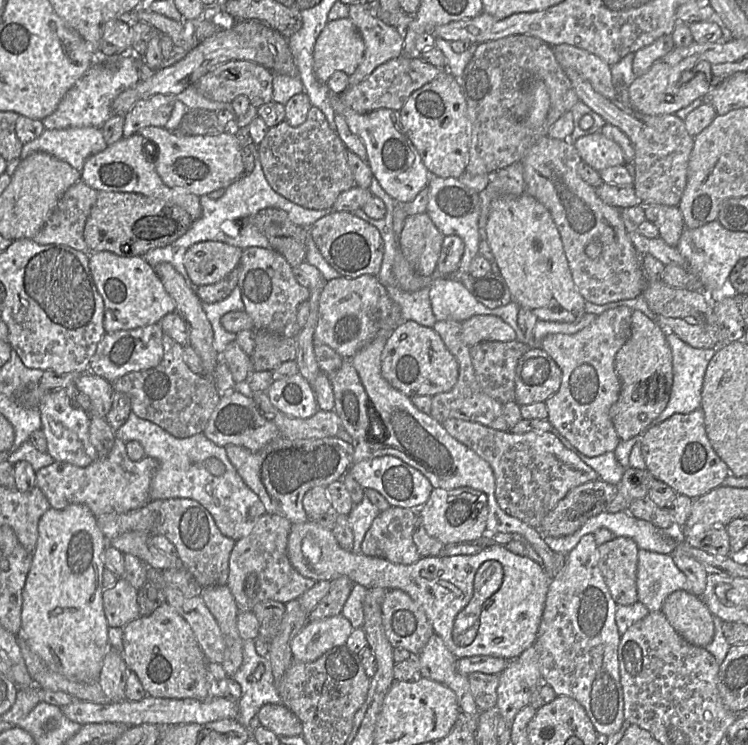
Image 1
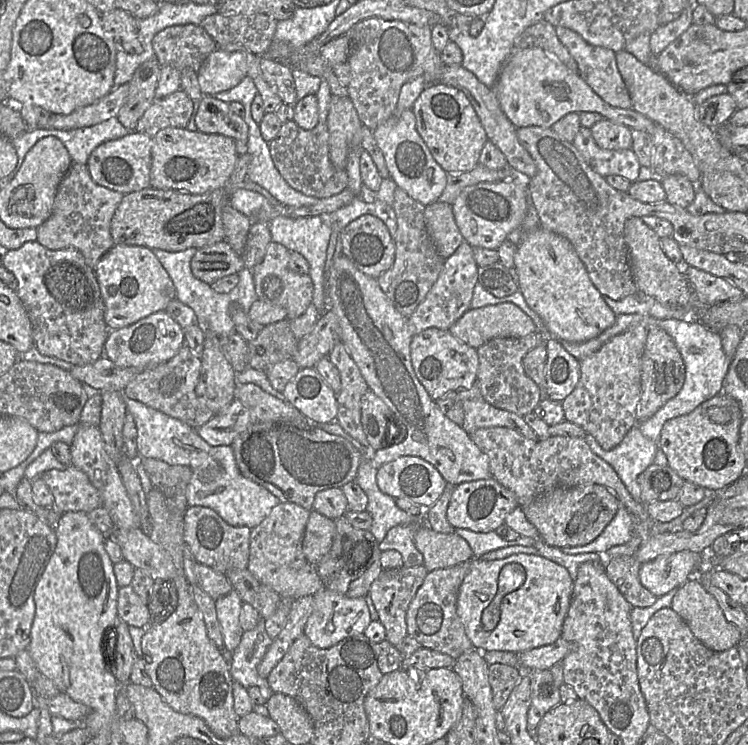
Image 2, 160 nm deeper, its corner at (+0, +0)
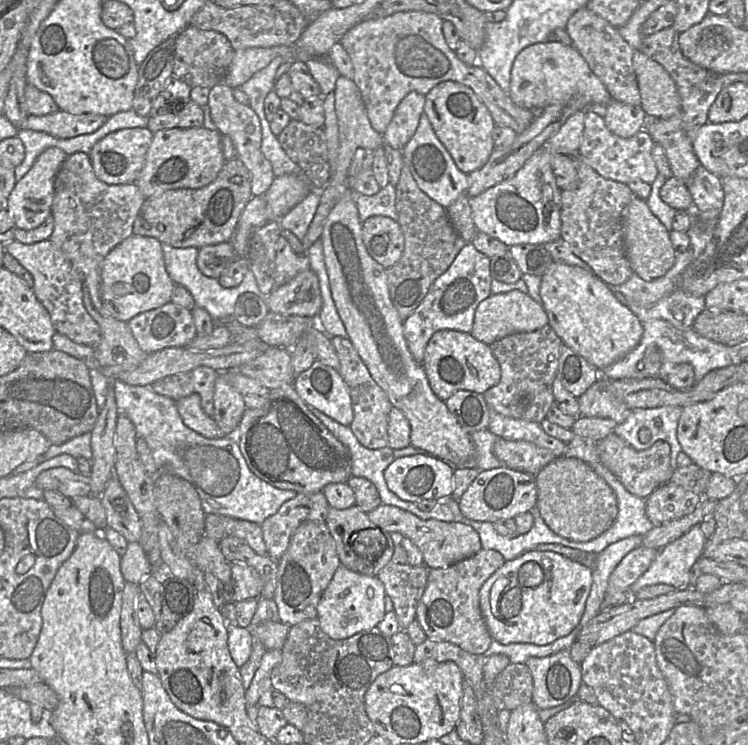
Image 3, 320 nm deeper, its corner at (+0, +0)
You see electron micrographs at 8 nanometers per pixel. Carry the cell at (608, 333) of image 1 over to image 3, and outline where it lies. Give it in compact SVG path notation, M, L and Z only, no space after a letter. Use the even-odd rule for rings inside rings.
M600 376L577 398L582 417L610 418L618 424L628 418L632 410L612 392L610 383L614 380Z

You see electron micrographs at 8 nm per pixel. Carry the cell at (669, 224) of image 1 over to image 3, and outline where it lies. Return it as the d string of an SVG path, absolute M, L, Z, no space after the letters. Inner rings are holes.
M673 27L665 28L644 37L639 51L659 63L677 86L681 99L680 114L669 119L647 116L646 129L655 143L664 148L673 177L687 181L700 165L692 145L694 132L708 122L709 108L723 89L723 84L721 75L694 64L683 55L678 42L679 35Z

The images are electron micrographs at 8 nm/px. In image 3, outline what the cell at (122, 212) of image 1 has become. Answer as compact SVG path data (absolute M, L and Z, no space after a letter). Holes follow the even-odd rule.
M234 157L226 161L216 178L204 187L170 189L145 198L133 223L132 234L156 238L159 242L176 248L199 249L206 245L231 241L240 215L252 196L250 173L241 160Z

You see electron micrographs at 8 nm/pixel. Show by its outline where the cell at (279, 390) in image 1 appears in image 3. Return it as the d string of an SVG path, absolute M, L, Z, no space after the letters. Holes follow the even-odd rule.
M315 361L313 365L295 377L293 386L298 395L309 405L323 412L342 425L350 426L354 418L349 389L340 372L331 366Z

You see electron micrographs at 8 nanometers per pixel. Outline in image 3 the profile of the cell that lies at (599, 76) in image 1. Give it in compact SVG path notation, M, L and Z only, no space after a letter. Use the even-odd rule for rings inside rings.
M582 7L569 18L565 30L573 46L613 100L630 105L641 105L640 91L632 64L635 49L621 37L617 28L586 7Z

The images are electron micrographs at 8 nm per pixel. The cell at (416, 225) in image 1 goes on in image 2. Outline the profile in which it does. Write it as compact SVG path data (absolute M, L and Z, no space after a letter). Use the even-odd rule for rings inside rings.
M437 201L426 206L424 218L428 234L439 255L448 259L464 242L451 204Z

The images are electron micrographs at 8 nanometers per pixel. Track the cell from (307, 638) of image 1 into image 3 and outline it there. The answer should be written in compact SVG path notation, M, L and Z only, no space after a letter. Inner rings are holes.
M342 565L335 571L317 605L317 619L324 633L335 640L345 639L356 633L370 630L386 614L385 588L377 576L367 576Z

